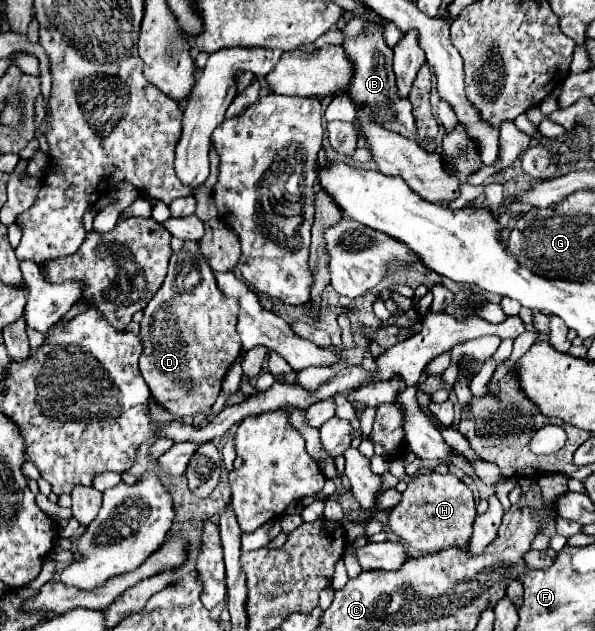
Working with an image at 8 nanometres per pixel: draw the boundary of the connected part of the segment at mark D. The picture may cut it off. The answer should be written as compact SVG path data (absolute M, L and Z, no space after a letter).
M185 243L181 251L171 255L169 271L161 289L143 309L143 321L141 321L141 333L139 333L143 341L143 353L139 357L139 369L145 383L151 389L153 399L161 403L165 409L169 409L173 415L181 415L181 417L197 415L213 407L221 391L221 381L225 373L237 361L241 353L239 335L235 331L237 311L239 309L235 299L223 299L223 293L219 291L215 283L215 275L211 267L207 267L207 261L203 259L203 255L199 255L197 243Z

